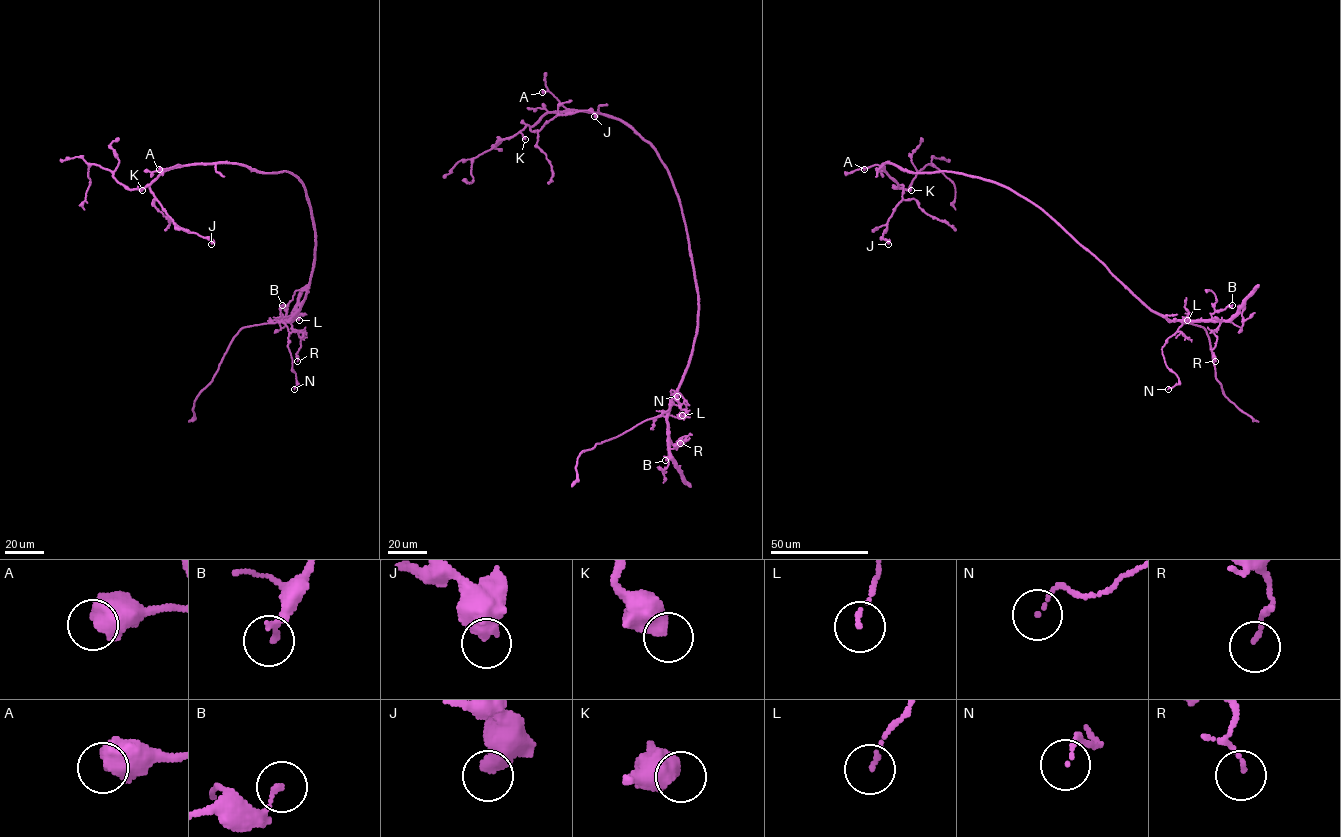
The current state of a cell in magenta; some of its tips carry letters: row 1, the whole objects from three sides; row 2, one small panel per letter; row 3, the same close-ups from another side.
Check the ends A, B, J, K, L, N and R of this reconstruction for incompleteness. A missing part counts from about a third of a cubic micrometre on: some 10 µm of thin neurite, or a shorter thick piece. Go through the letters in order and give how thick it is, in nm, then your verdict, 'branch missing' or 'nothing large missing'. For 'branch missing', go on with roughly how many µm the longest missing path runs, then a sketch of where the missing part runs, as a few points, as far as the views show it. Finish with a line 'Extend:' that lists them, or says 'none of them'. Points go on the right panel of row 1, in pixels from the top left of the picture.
A: 700 nm | nothing large missing
B: 90 nm | nothing large missing
J: 550 nm | nothing large missing
K: 550 nm | nothing large missing
L: 120 nm | nothing large missing
N: 90 nm | nothing large missing
R: 110 nm | nothing large missing
Extend: none of them

